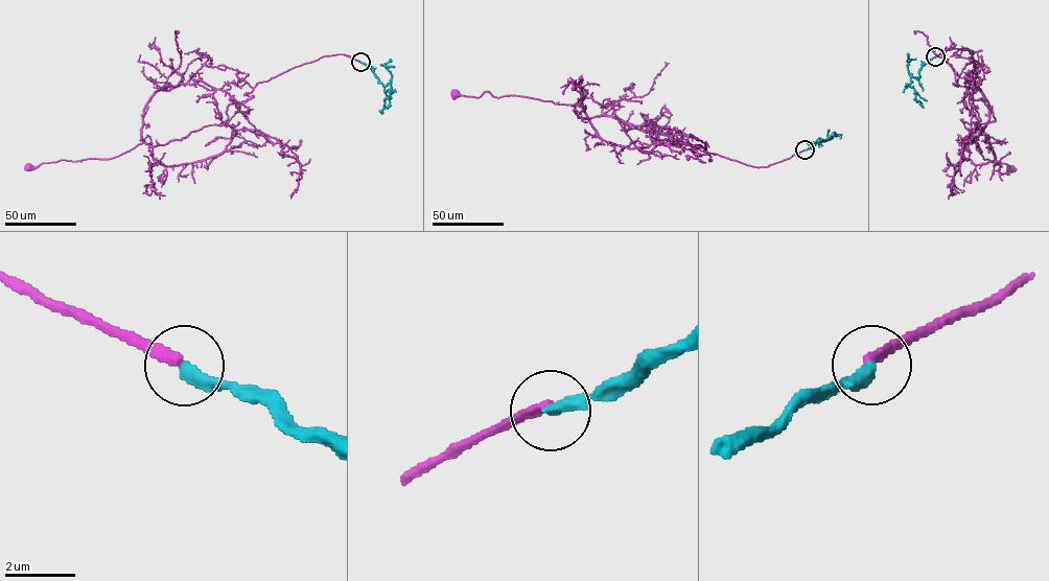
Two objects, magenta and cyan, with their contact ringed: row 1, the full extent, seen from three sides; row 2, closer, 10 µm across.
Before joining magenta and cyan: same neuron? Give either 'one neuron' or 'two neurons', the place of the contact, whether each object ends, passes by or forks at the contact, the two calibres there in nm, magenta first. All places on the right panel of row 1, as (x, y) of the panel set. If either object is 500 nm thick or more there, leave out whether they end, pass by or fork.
two neurons | (935, 56) | magenta ends | cyan ends | 260/360 nm

